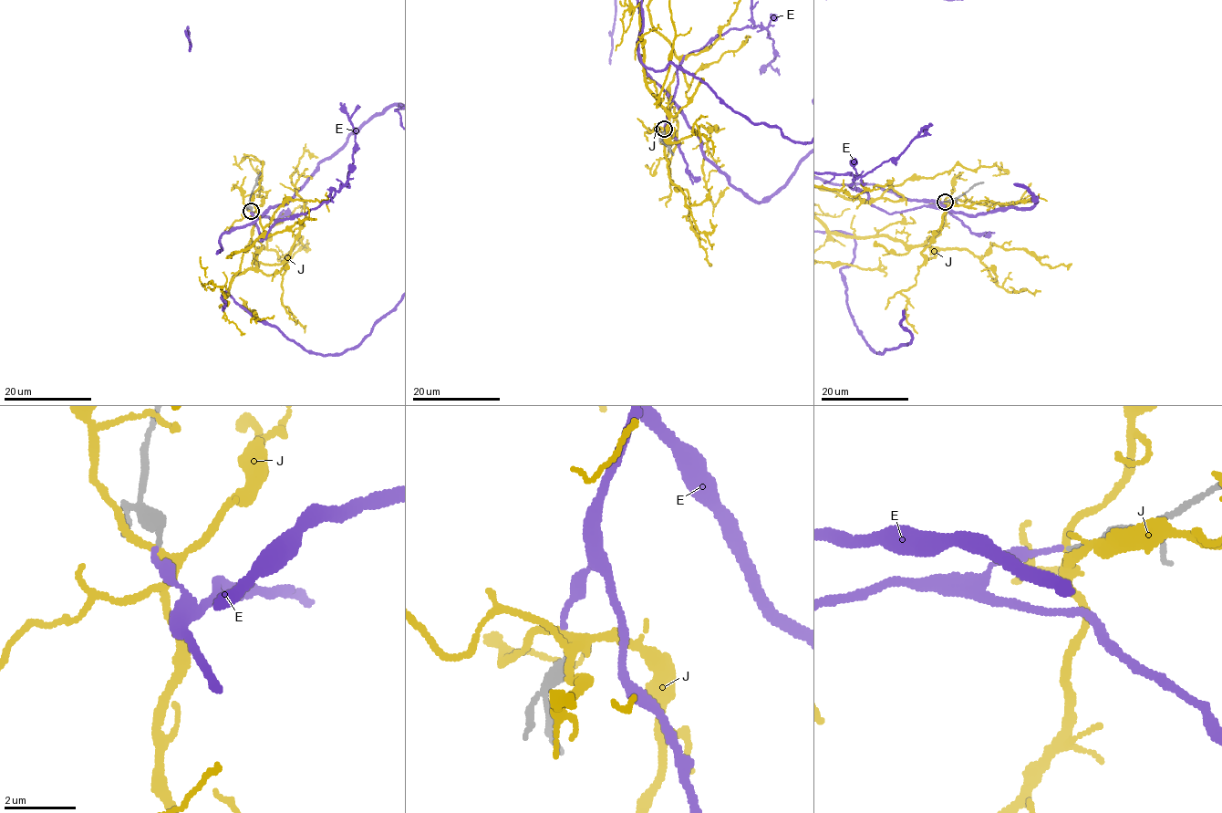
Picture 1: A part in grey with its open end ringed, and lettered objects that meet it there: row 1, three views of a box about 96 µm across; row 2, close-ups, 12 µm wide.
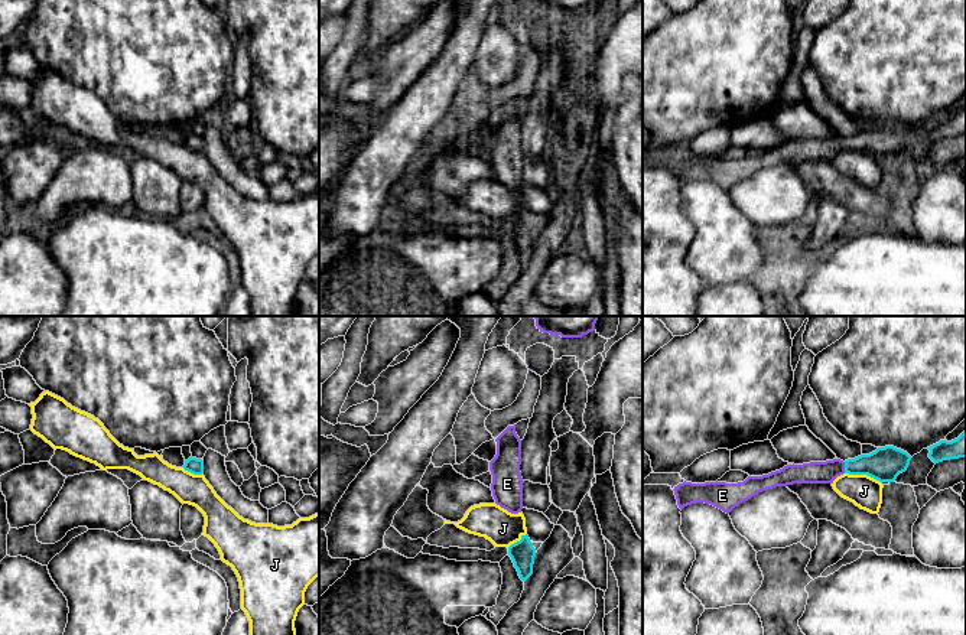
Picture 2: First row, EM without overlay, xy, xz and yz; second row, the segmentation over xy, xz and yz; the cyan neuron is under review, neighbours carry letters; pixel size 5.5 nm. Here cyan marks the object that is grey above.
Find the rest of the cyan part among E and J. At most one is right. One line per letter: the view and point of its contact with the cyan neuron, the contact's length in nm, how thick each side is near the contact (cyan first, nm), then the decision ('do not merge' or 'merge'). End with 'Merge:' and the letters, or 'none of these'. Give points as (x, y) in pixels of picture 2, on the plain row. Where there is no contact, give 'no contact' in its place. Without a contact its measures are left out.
E: yz (845, 145) | 60 nm | 190/130 nm | merge
J: yz (862, 150) | 200 nm | 190/180 nm | do not merge
Merge: E

